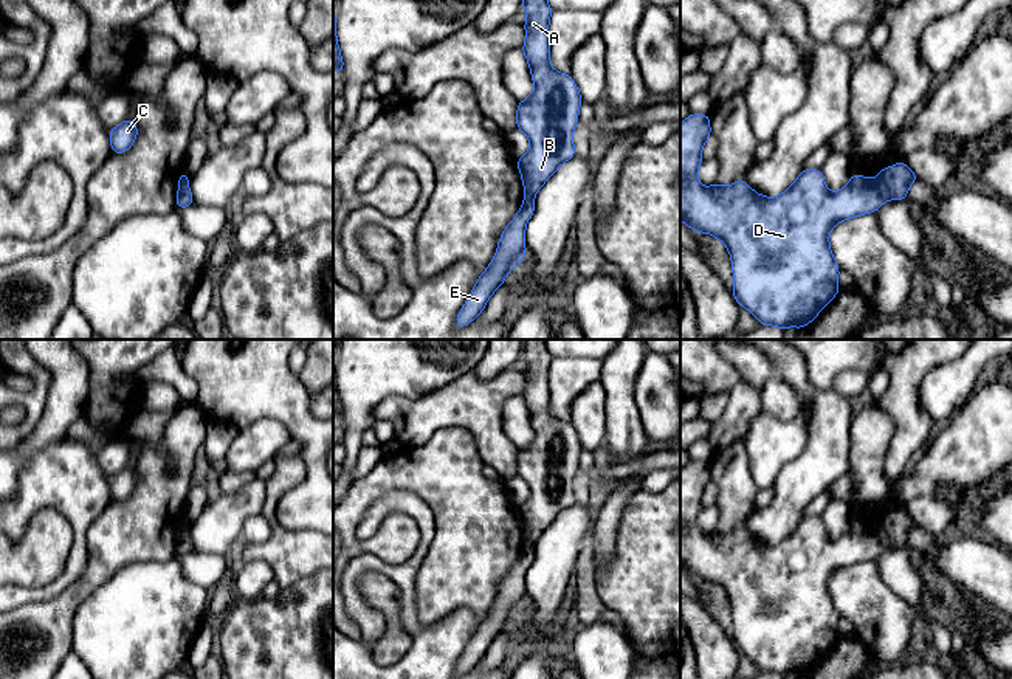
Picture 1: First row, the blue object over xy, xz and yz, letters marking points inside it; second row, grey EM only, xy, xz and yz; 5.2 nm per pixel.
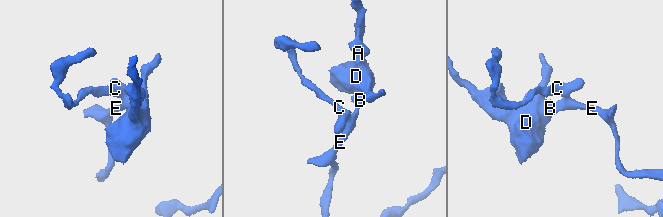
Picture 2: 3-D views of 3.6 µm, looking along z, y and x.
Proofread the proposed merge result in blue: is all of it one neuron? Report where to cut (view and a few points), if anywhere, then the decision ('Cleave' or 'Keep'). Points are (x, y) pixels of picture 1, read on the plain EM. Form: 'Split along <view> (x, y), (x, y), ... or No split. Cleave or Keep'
Split along yz (874, 527), (885, 548). Cleave

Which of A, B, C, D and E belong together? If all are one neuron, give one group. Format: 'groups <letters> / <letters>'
groups A B D / C E

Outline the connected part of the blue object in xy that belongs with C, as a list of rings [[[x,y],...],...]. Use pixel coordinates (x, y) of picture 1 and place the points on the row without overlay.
[[[126,467],[116,474],[110,476],[110,493],[113,501],[127,499],[138,484],[138,474],[133,467]]]

